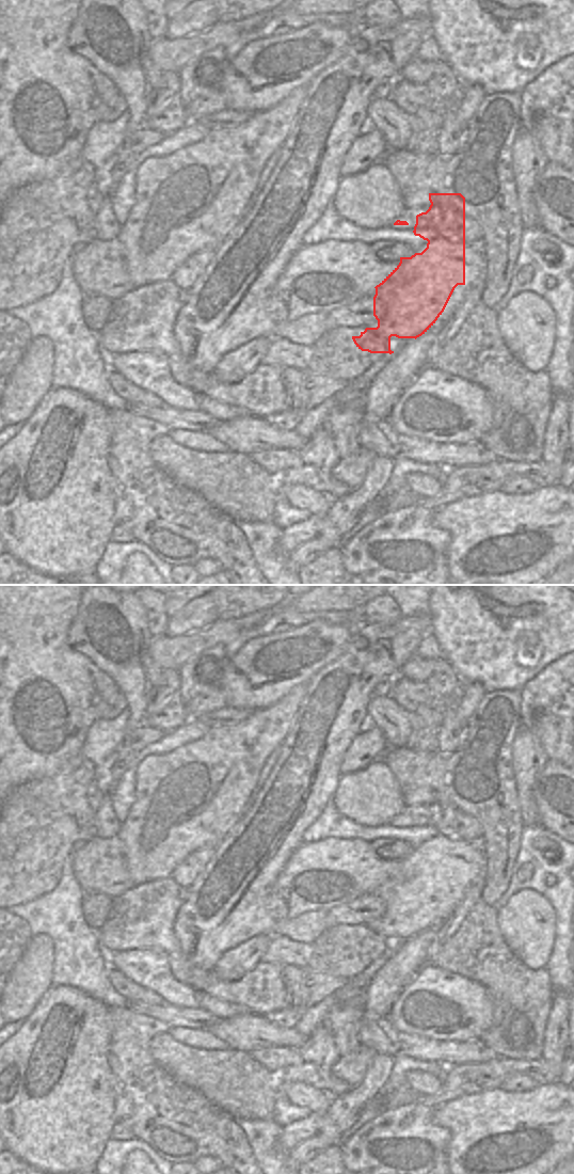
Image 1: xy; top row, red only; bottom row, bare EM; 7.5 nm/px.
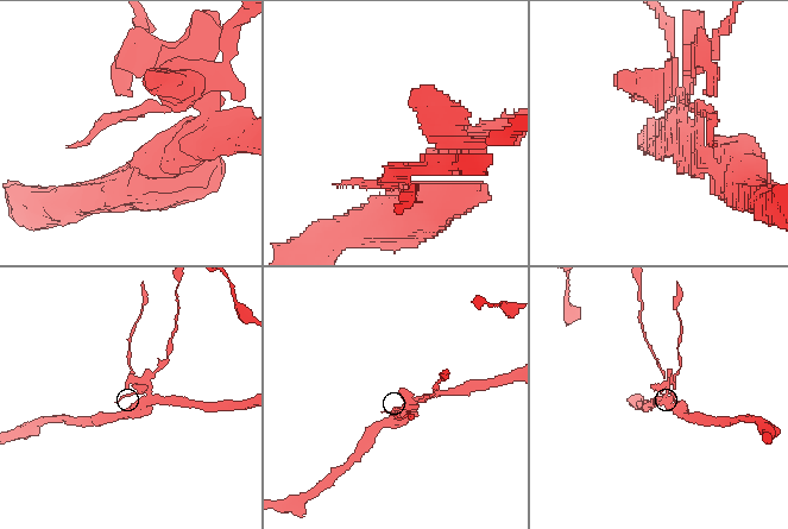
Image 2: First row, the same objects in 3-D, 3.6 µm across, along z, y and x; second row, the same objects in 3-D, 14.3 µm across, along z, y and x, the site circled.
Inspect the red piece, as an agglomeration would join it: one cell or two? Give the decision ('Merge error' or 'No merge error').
Merge error

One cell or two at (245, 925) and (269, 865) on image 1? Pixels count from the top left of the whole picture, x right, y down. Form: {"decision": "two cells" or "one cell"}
{"decision": "one cell"}

